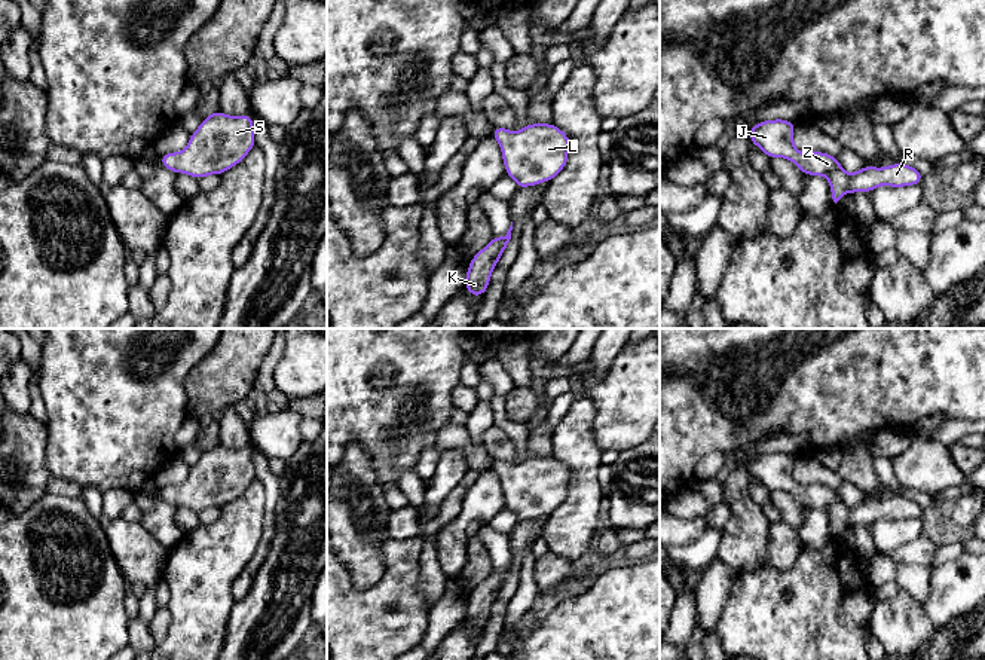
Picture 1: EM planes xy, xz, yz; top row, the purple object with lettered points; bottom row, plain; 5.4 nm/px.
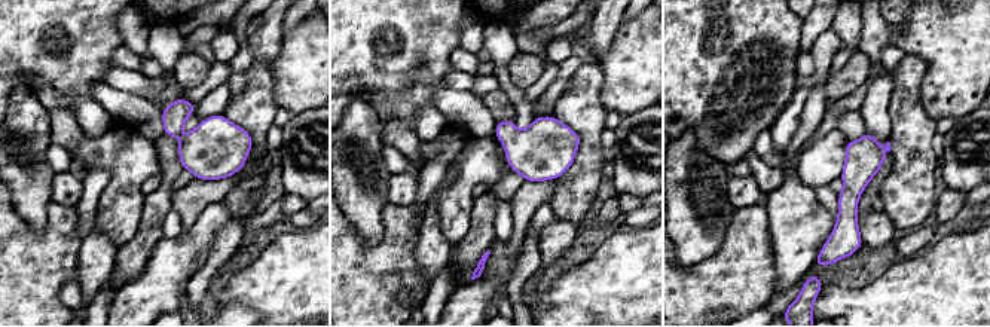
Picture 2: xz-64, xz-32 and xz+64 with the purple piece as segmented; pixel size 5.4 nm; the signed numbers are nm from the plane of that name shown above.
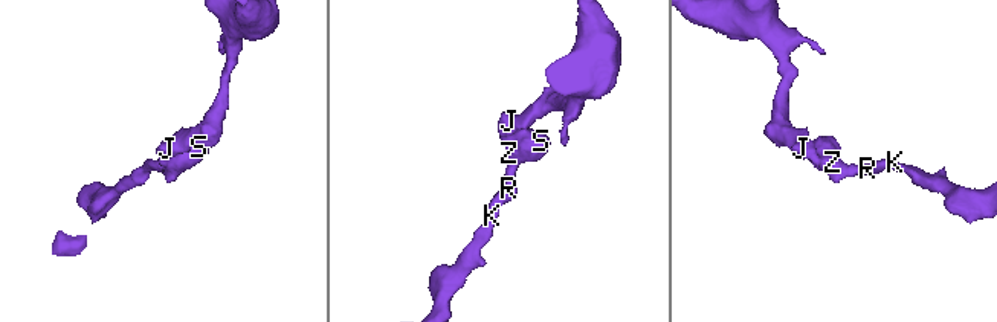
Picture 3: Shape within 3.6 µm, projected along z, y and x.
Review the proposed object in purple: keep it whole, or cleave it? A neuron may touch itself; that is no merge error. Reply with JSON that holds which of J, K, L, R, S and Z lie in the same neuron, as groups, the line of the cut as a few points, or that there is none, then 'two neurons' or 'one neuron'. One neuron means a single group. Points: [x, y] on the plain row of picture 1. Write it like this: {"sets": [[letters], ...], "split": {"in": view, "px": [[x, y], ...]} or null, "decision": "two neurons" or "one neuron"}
{"sets": [["J", "K", "L", "R", "S", "Z"]], "split": null, "decision": "one neuron"}

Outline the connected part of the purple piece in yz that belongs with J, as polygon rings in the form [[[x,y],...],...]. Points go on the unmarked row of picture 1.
[[[783,452],[764,453],[750,461],[749,471],[768,491],[786,491],[805,508],[825,508],[830,516],[830,529],[835,537],[848,525],[869,526],[878,519],[903,520],[923,514],[924,508],[906,496],[893,496],[884,501],[865,498],[857,505],[848,507],[829,486],[801,486],[793,479],[795,458],[795,455]]]

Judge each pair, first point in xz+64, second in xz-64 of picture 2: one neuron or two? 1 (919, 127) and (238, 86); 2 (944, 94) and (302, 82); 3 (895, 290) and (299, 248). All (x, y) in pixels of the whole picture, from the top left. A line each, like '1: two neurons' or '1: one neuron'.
1: two neurons
2: one neuron
3: one neuron

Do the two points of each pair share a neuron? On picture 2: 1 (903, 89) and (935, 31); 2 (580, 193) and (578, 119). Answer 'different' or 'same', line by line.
1: different
2: same

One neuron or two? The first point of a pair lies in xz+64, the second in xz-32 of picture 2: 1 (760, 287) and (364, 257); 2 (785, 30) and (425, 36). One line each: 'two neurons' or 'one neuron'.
1: one neuron
2: one neuron

